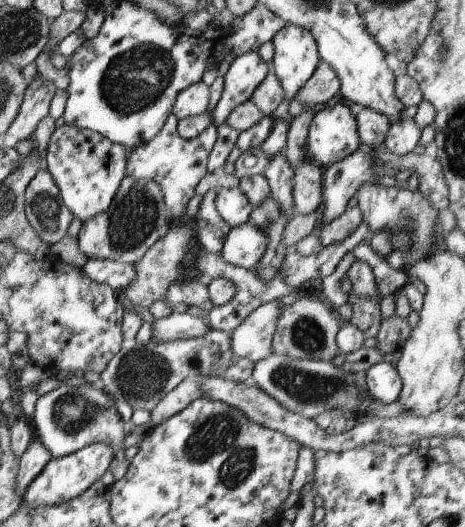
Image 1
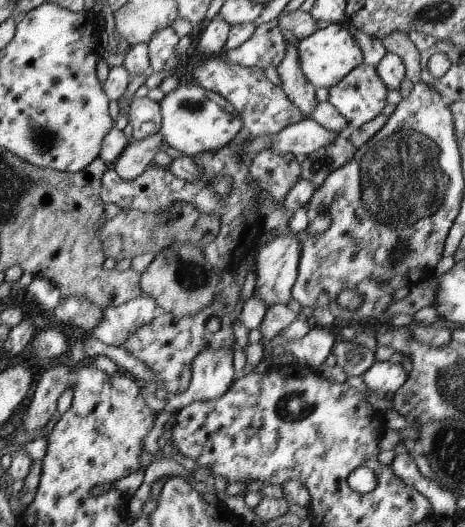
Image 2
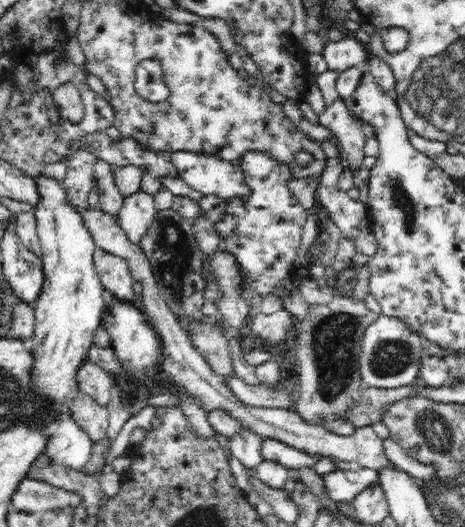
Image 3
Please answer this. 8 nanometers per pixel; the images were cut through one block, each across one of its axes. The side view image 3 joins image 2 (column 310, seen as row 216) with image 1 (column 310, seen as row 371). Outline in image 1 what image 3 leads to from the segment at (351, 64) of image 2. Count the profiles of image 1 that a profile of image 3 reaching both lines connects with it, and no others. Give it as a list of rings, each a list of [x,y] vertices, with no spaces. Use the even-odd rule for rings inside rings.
[[[291,24],[279,30],[271,42],[274,76],[283,90],[284,99],[290,101],[321,62],[316,45],[307,30]]]

